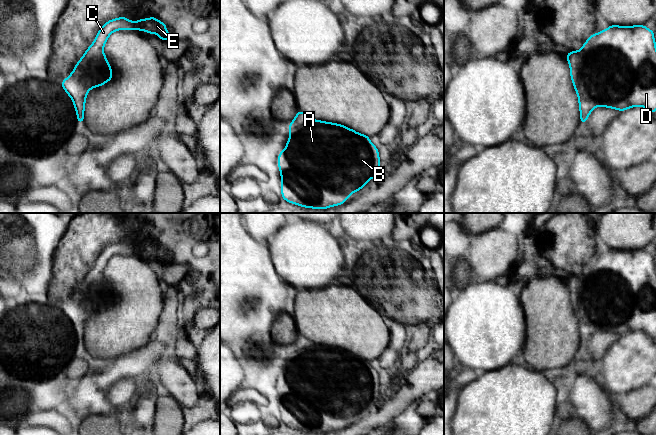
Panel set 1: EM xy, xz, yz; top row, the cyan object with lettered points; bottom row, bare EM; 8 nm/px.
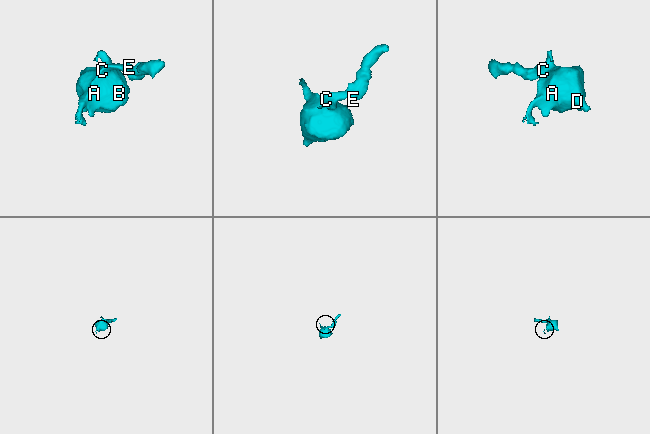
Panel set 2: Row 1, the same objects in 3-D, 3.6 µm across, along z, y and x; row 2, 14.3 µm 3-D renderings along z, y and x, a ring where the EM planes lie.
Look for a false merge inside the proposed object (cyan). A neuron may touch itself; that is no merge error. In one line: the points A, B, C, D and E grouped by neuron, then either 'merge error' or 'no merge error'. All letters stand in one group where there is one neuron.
groups A B C D E; no merge error

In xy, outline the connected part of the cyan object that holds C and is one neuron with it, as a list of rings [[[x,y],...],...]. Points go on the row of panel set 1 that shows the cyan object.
[[[153,15],[150,16],[148,20],[142,18],[137,22],[132,22],[126,17],[119,17],[107,21],[98,31],[93,44],[88,47],[82,58],[77,62],[73,72],[65,80],[61,81],[61,85],[66,94],[68,94],[72,99],[79,125],[84,122],[85,102],[89,90],[94,87],[100,87],[107,81],[111,81],[113,79],[112,68],[104,54],[103,47],[105,46],[109,35],[117,30],[140,30],[146,31],[148,34],[156,33],[163,42],[174,38],[172,34],[166,31],[166,23],[158,21]]]

